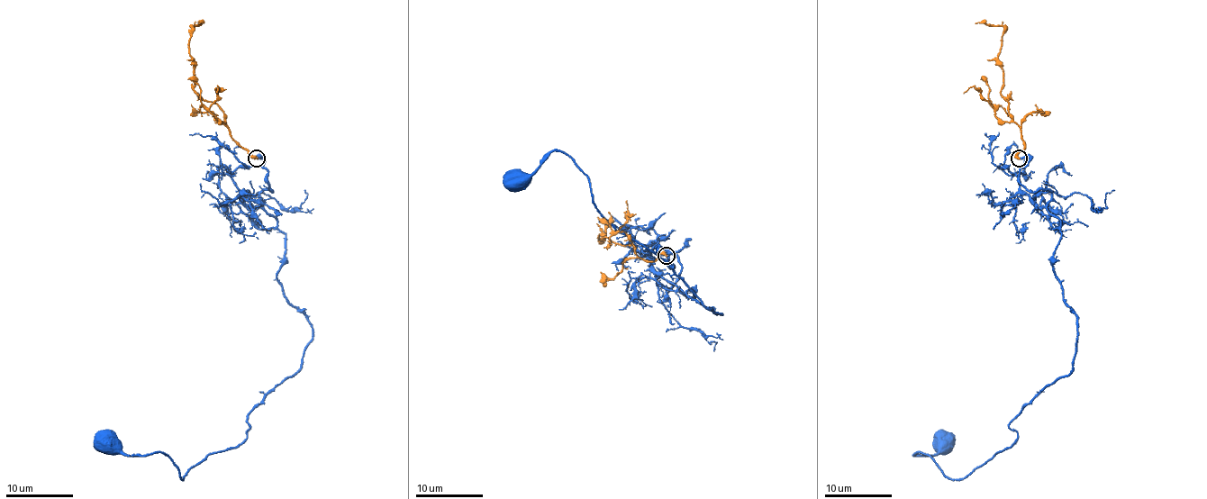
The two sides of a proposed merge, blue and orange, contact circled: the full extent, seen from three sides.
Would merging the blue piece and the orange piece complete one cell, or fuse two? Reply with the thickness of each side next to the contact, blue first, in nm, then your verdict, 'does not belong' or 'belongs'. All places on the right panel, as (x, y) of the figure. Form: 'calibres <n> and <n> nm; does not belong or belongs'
calibres 240 and 400 nm; belongs

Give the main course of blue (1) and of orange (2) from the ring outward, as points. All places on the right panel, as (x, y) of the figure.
1: (1020, 158), (1060, 221), (1074, 367), (957, 479), (914, 456), (943, 437)
2: (1019, 158), (1023, 140), (1020, 126), (1000, 93), (1003, 69), (998, 54), (1003, 27), (975, 24)

